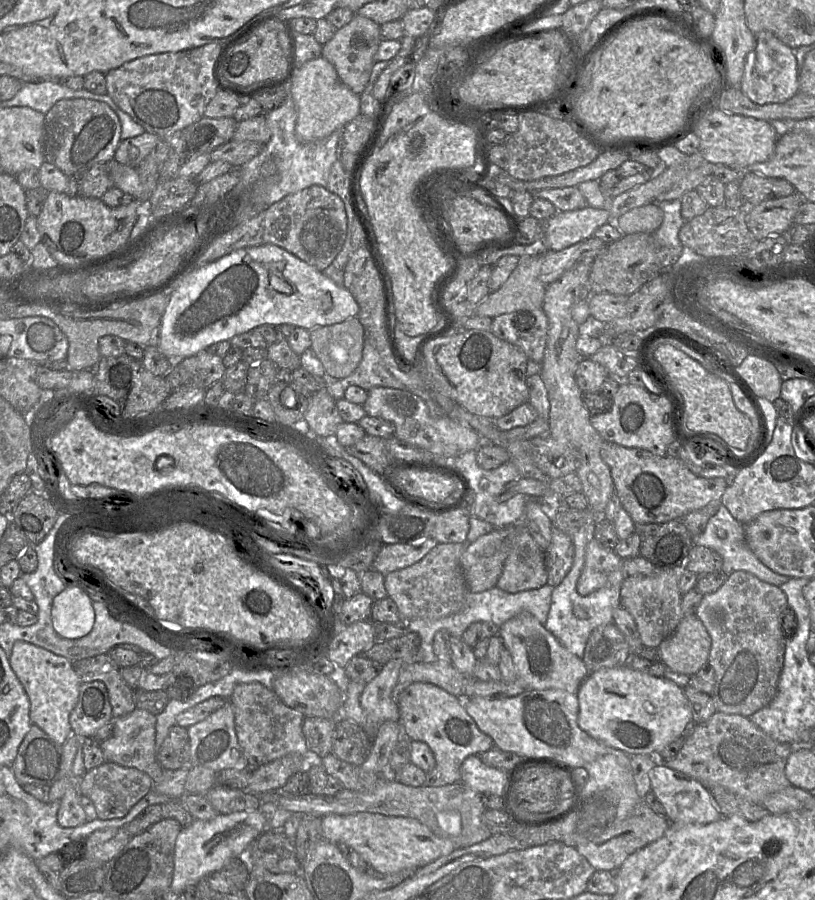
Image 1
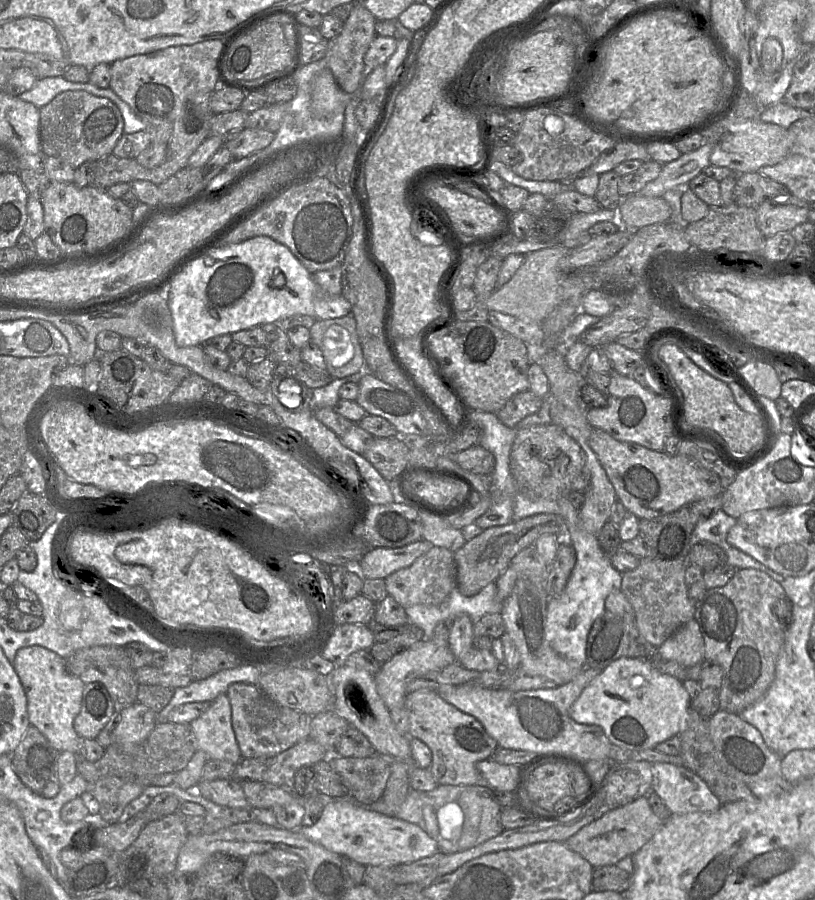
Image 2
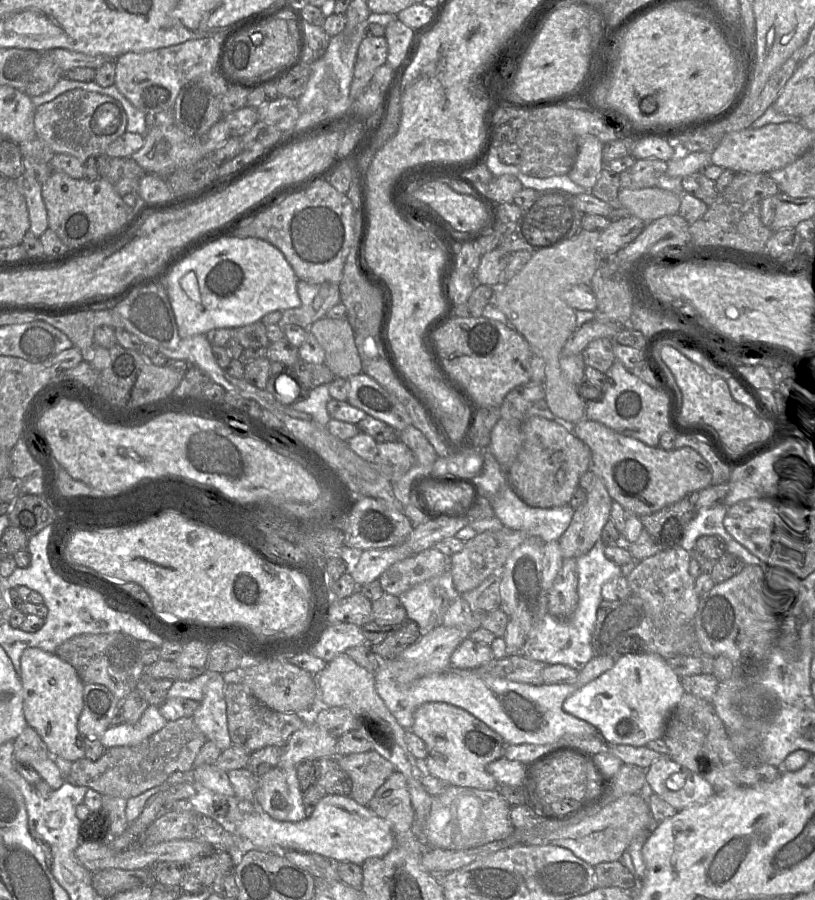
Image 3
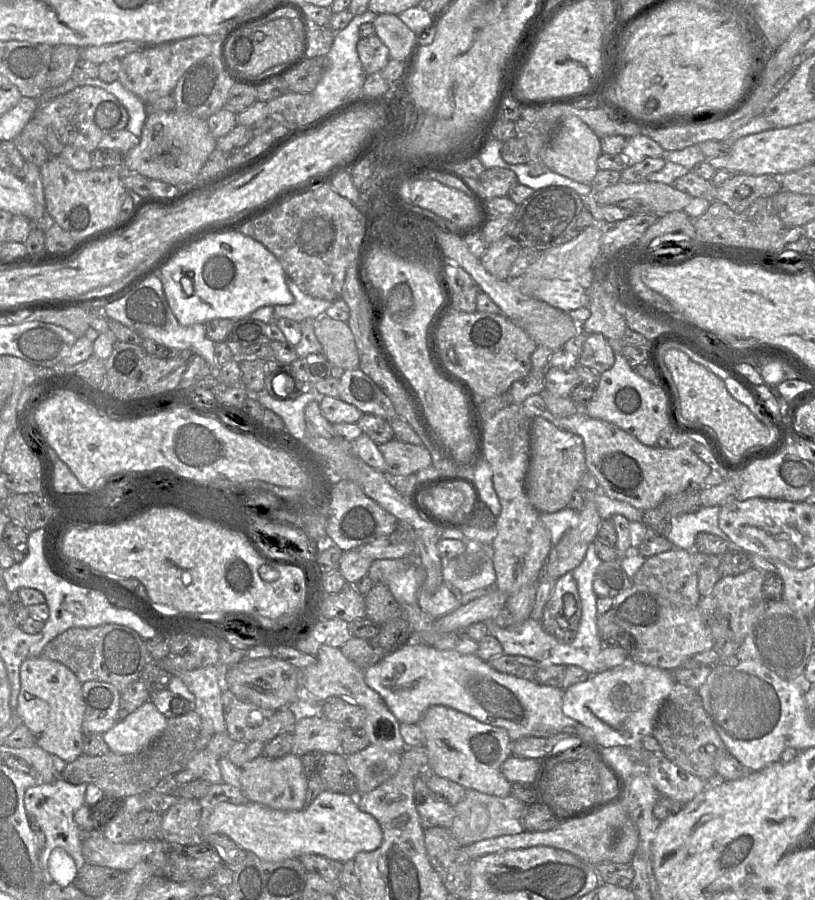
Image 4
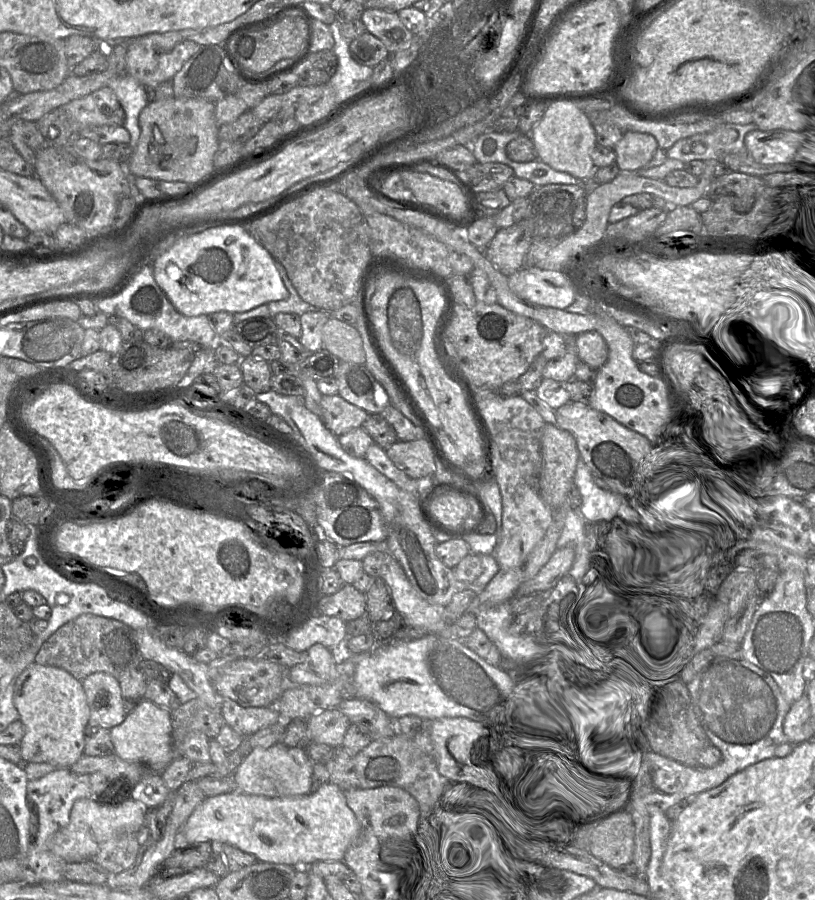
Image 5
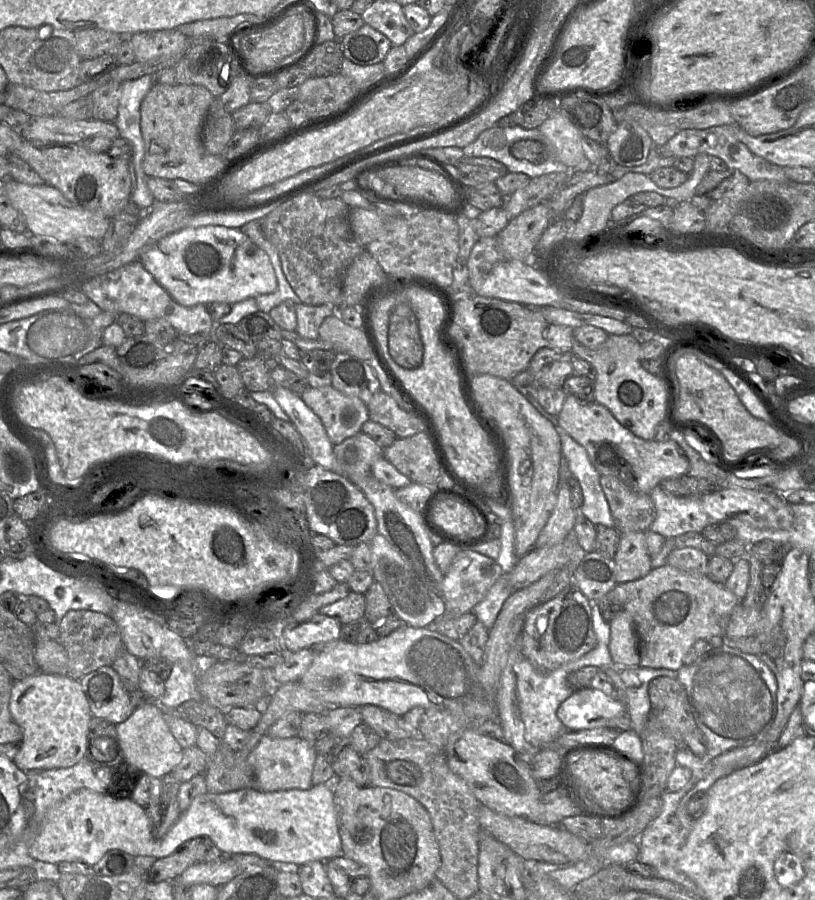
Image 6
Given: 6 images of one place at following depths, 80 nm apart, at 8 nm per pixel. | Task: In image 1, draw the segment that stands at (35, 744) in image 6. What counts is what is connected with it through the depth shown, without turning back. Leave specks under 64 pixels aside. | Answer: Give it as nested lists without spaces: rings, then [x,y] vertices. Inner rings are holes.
[[[22,640],[14,643],[9,662],[29,698],[31,724],[38,726],[57,744],[63,745],[72,735],[69,717],[77,703],[82,684],[72,662]]]

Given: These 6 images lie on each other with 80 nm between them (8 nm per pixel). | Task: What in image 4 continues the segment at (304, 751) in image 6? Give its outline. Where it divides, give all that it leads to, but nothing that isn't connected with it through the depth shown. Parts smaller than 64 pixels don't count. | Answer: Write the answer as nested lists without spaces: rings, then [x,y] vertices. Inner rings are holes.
[[[289,753],[280,758],[268,758],[260,755],[241,768],[240,789],[251,802],[271,809],[292,811],[306,807],[308,777],[304,773],[300,756]]]

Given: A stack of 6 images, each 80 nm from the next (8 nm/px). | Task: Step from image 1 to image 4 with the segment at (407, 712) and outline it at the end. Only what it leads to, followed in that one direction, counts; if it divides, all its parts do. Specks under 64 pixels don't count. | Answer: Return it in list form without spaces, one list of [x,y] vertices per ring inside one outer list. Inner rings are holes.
[[[443,705],[430,706],[417,723],[424,736],[428,752],[427,768],[466,789],[507,797],[511,785],[501,772],[501,765],[512,755],[513,741],[501,727],[482,723],[475,718]]]

